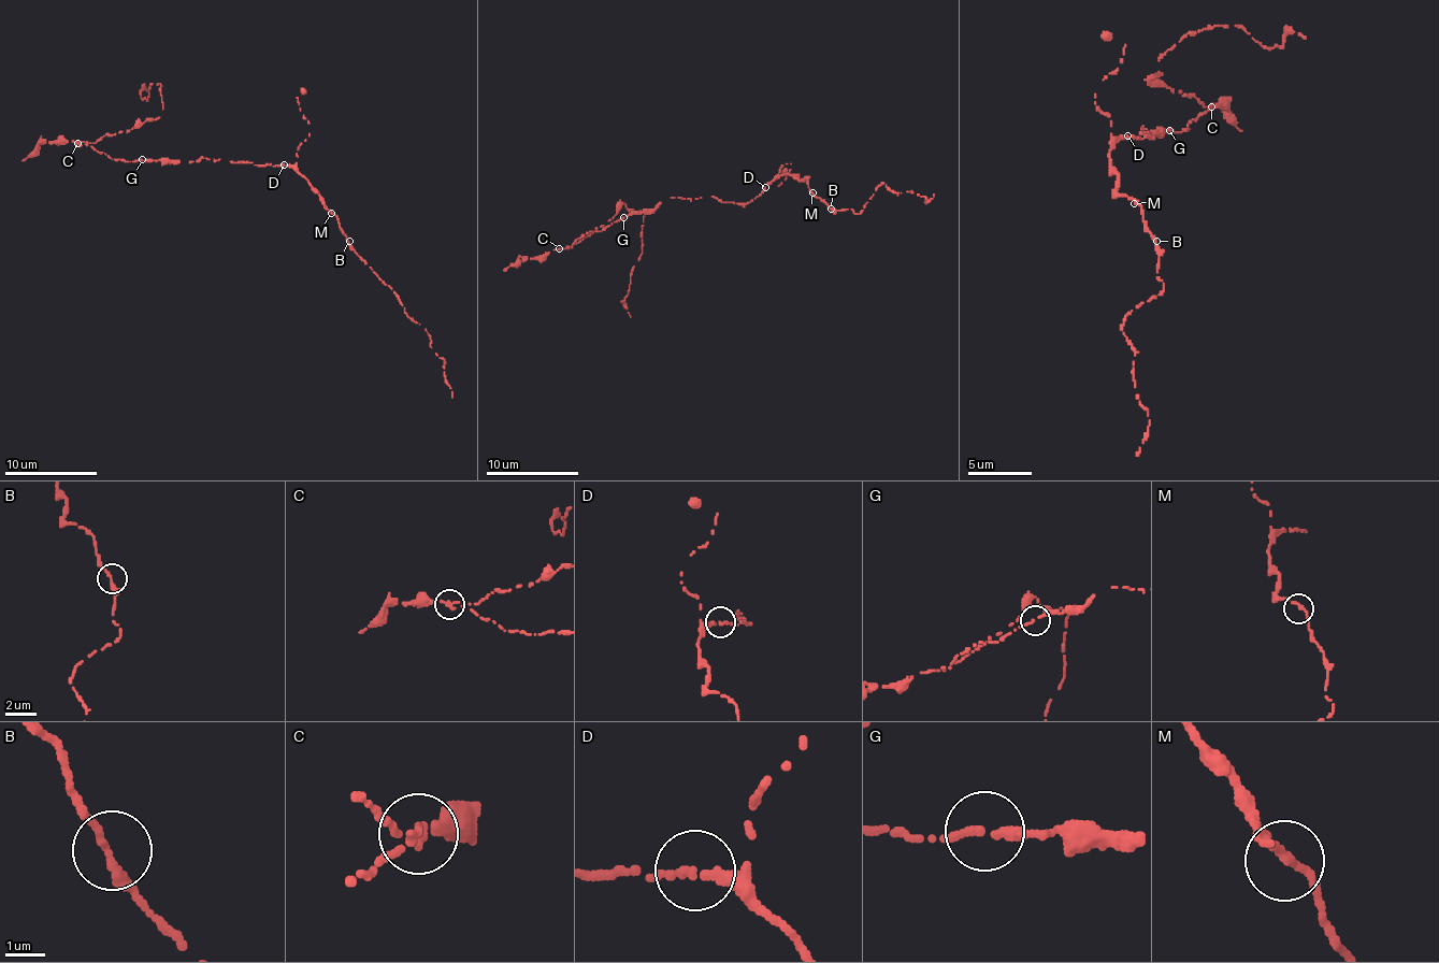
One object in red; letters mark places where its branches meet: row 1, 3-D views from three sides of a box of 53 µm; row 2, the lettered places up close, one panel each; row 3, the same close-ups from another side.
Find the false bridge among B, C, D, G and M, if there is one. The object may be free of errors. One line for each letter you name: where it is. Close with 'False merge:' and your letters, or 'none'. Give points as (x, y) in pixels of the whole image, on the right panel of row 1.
C: Place: (1211, 106)
False merge: C

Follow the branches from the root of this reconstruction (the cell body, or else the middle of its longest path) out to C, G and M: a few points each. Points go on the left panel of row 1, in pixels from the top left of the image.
C: (231, 162), (205, 157), (193, 162), (124, 162), (98, 153), (89, 143), (77, 143)
G: (231, 162), (205, 157), (193, 162), (142, 159)
M: (231, 162), (293, 167), (331, 213)

